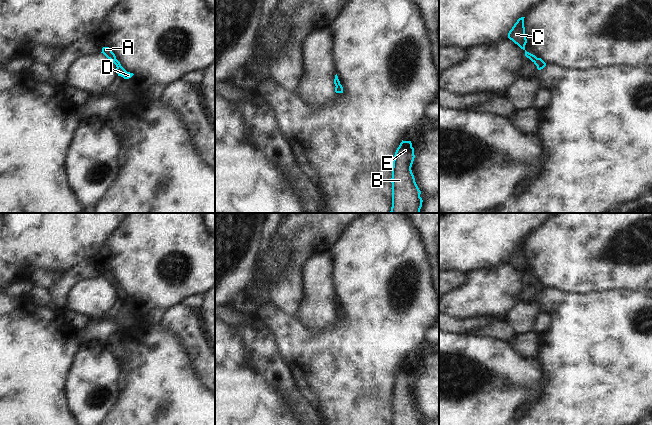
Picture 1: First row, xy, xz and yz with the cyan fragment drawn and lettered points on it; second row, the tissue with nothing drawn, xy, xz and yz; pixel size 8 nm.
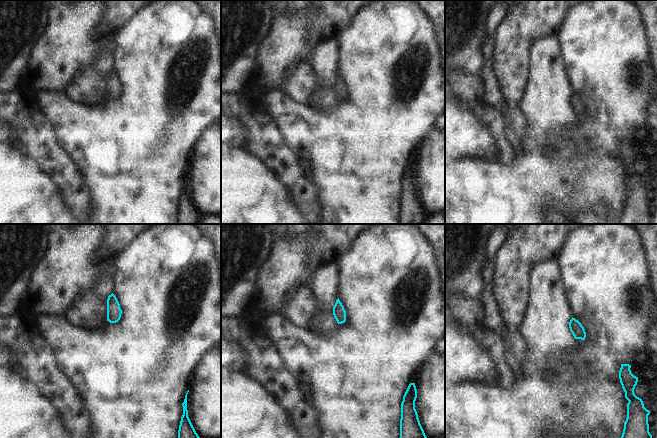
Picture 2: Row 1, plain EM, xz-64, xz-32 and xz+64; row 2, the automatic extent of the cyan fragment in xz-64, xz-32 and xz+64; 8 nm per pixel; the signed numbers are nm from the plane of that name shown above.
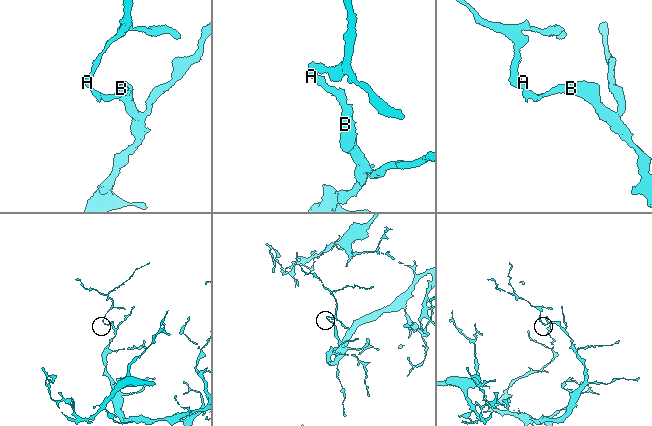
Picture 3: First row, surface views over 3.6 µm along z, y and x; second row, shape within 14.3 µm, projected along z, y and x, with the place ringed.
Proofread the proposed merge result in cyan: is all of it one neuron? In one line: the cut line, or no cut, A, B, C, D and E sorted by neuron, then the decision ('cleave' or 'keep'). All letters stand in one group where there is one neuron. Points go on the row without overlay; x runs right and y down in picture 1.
no cut; A B C D E; keep

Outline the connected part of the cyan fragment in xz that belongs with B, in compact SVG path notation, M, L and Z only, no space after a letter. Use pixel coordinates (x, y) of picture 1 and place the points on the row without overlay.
M402 364L393 384L392 425L423 425L411 394L414 382L411 365Z

